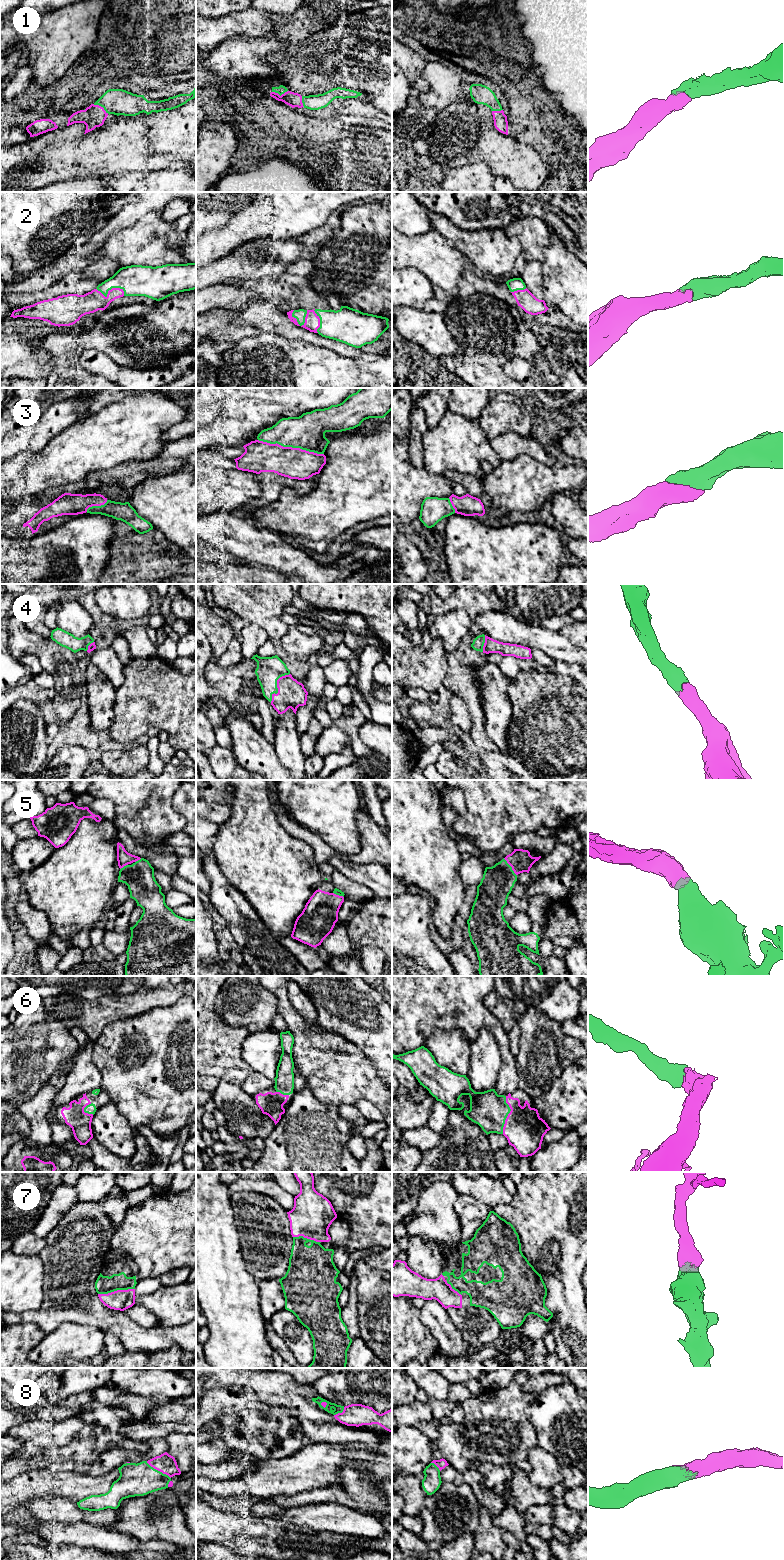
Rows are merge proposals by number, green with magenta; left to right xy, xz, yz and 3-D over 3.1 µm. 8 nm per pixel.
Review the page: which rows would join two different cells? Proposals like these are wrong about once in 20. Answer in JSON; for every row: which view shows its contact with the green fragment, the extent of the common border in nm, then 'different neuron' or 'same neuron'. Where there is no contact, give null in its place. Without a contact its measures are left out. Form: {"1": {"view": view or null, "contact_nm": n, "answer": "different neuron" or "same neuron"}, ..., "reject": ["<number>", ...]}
{"1": {"view": "xy", "contact_nm": 150, "answer": "same neuron"}, "2": {"view": "xy", "contact_nm": 240, "answer": "same neuron"}, "3": {"view": "xz", "contact_nm": 550, "answer": "same neuron"}, "4": {"view": "xz", "contact_nm": 280, "answer": "same neuron"}, "5": {"view": "yz", "contact_nm": 180, "answer": "same neuron"}, "6": {"view": "yz", "contact_nm": 300, "answer": "same neuron"}, "7": {"view": "xy", "contact_nm": 300, "answer": "same neuron"}, "8": {"view": "xy", "contact_nm": 240, "answer": "same neuron"}, "reject": []}

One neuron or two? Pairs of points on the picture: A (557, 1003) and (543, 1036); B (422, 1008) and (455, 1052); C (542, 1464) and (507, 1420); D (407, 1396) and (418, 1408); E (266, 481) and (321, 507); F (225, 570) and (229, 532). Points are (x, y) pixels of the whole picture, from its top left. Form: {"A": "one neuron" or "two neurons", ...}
{"A": "two neurons", "B": "two neurons", "C": "two neurons", "D": "two neurons", "E": "two neurons", "F": "two neurons"}

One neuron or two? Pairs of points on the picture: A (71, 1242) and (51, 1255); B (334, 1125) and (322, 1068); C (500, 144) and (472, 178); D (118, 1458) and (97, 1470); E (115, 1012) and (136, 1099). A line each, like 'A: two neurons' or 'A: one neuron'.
A: one neuron
B: two neurons
C: two neurons
D: one neuron
E: two neurons

